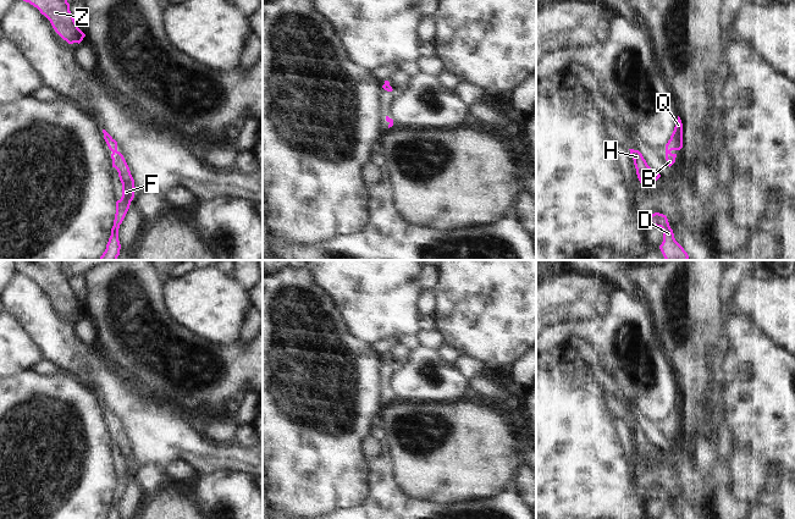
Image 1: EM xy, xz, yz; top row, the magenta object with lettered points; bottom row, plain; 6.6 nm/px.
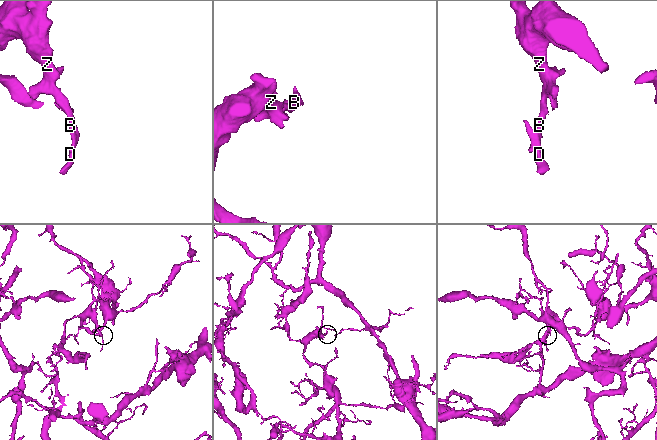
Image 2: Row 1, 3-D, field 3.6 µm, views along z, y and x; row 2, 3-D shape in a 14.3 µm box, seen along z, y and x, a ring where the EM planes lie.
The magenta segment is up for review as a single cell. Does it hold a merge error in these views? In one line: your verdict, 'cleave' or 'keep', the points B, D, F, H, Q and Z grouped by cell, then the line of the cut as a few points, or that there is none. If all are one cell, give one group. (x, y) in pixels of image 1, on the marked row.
keep | B D F H Q Z | no cut

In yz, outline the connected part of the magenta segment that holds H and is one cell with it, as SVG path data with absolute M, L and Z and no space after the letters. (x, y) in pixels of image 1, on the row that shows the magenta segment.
M634 149L629 150L634 160L636 175L641 186L647 187L651 182L655 182L661 177L659 173L651 170L651 167L647 165L646 160L644 159L642 154L639 150Z

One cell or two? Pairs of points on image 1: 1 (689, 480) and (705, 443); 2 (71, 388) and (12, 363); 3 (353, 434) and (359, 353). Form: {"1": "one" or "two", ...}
{"1": "two", "2": "two", "3": "one"}

